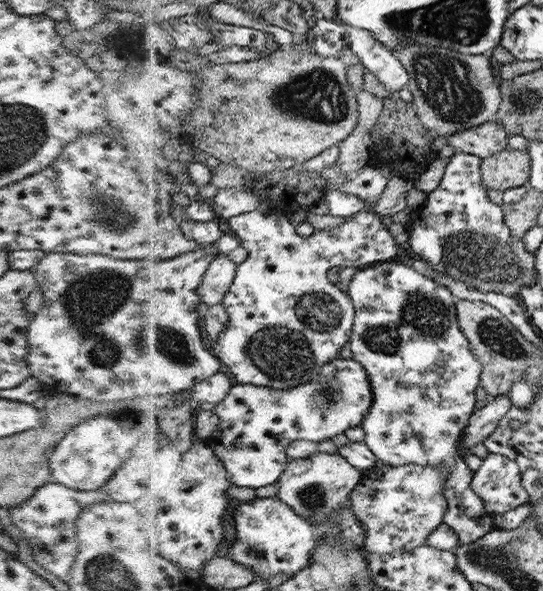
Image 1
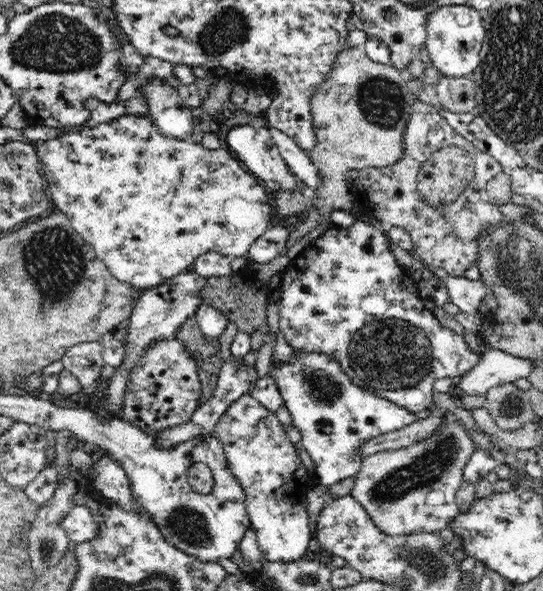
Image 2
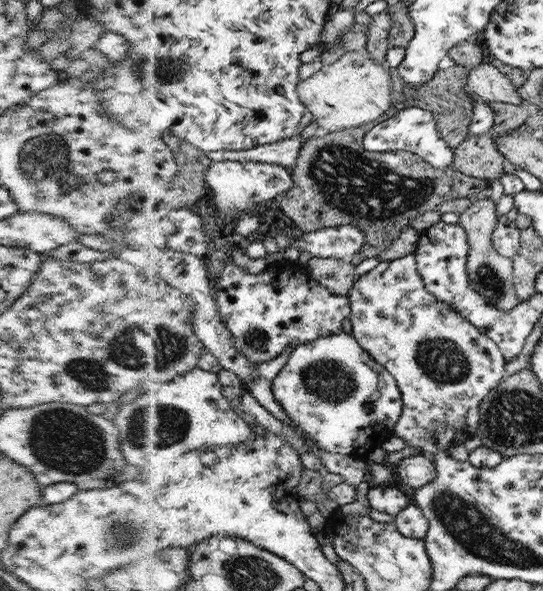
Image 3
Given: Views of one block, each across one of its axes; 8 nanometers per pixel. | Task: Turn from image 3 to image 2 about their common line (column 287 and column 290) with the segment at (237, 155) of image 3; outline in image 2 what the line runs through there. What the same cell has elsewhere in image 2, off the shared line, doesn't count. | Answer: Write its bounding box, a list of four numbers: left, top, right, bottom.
[269,128,320,193]

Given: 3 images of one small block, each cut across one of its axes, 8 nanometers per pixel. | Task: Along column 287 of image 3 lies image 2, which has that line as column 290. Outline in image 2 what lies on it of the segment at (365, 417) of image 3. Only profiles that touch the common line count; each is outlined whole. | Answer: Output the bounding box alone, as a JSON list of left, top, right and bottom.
[270,354,419,489]

